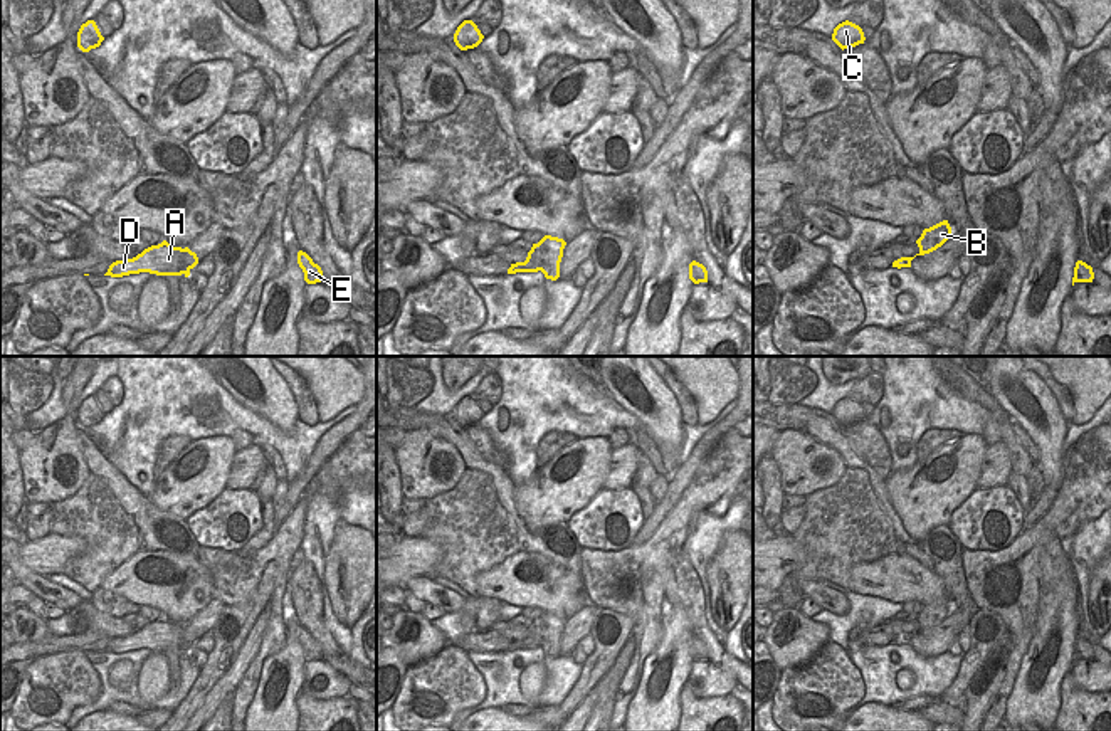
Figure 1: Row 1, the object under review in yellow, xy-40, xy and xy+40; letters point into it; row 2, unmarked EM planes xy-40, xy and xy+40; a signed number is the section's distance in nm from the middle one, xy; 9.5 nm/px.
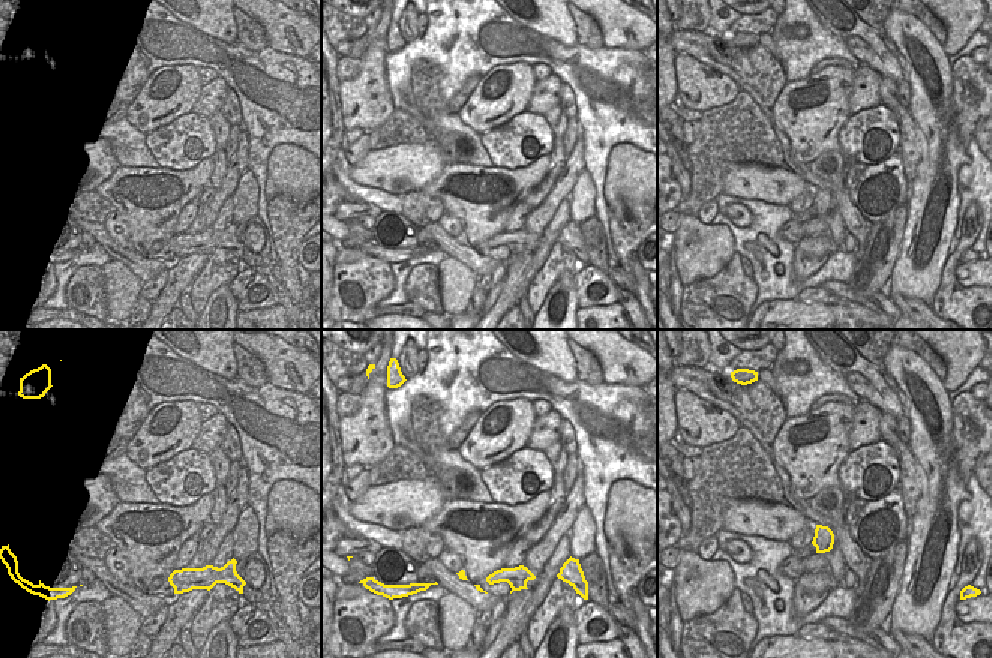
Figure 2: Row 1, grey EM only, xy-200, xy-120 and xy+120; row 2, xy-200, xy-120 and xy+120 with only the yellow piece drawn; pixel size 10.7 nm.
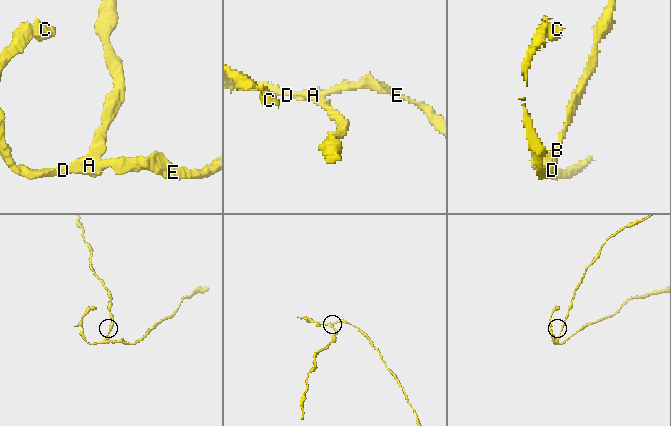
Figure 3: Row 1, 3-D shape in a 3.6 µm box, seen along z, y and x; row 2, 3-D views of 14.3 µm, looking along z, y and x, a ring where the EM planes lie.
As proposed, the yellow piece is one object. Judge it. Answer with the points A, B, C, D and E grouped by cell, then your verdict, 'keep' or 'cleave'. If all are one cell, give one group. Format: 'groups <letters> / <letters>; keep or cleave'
groups A C D E / B; cleave

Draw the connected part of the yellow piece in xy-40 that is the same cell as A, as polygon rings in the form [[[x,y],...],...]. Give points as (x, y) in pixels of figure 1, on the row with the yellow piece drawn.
[[[166,240],[145,249],[133,259],[116,260],[104,276],[123,277],[129,274],[150,272],[156,276],[190,276],[198,264],[198,257],[188,247],[175,249]]]

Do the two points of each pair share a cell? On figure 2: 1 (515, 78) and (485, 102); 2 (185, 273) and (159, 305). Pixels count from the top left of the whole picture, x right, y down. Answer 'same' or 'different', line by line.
1: same
2: same

